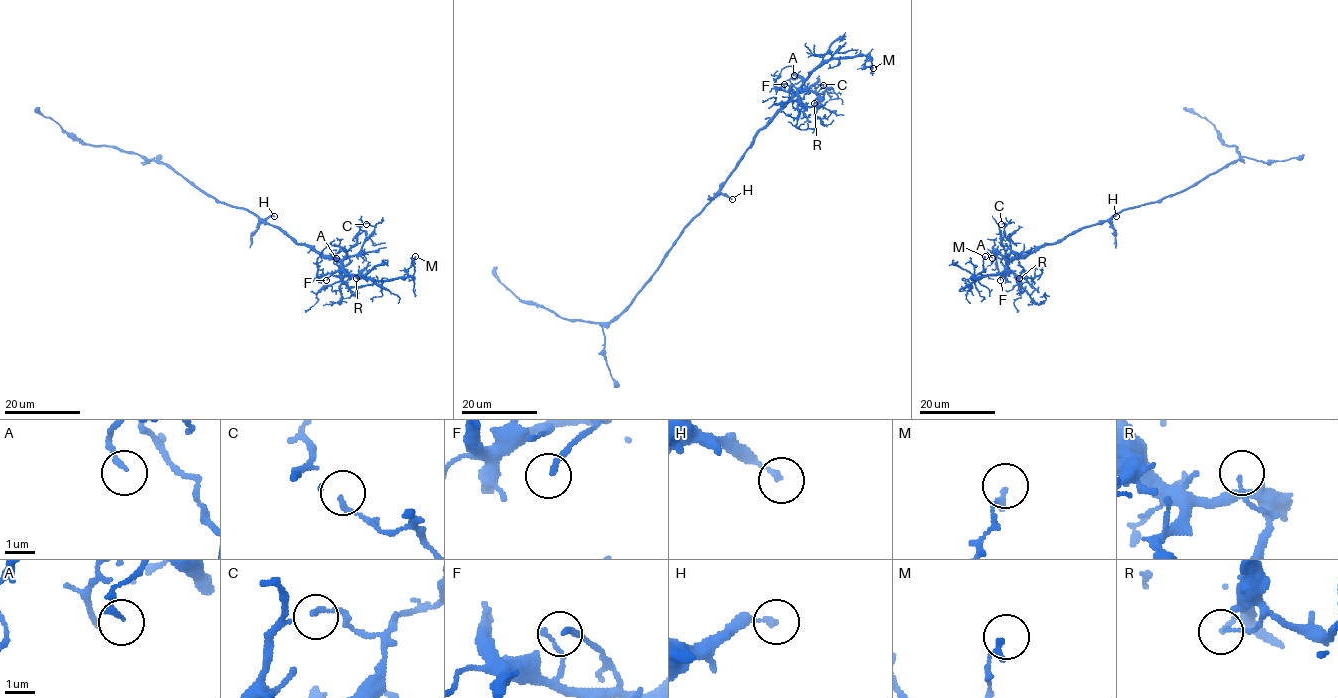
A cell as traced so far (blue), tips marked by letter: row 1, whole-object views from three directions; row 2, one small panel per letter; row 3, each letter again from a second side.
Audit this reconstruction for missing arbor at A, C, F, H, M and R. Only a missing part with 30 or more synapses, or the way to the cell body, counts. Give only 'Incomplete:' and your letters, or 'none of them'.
Incomplete: none of them

